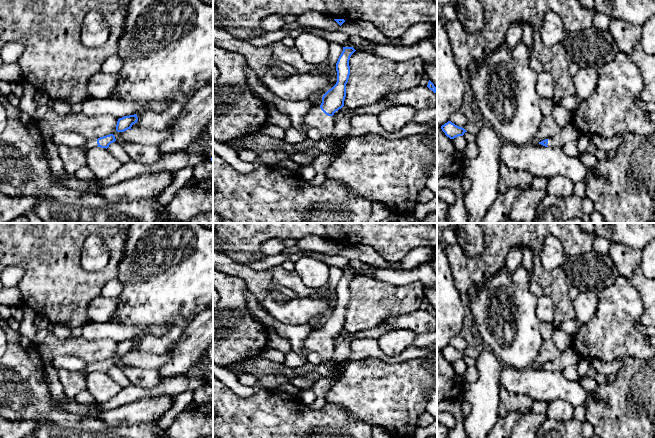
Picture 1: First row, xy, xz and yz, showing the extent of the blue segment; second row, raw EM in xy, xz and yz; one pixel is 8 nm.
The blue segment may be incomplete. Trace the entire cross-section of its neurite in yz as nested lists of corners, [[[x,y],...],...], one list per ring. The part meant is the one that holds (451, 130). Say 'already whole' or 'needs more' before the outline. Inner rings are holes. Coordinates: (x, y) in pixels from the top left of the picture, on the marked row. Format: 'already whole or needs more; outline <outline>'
already whole; outline [[[448,121],[444,125],[442,125],[441,129],[450,139],[454,139],[458,136],[463,136],[464,133],[467,132],[464,128],[455,125],[451,121]]]

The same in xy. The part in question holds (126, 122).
already whole; outline [[[136,114],[119,118],[116,125],[116,131],[124,132],[128,129],[131,129],[132,125],[137,123],[137,121],[138,117]]]

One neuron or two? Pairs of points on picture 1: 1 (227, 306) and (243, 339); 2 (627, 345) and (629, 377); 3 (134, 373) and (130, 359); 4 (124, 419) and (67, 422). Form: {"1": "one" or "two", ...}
{"1": "one", "2": "two", "3": "two", "4": "two"}

